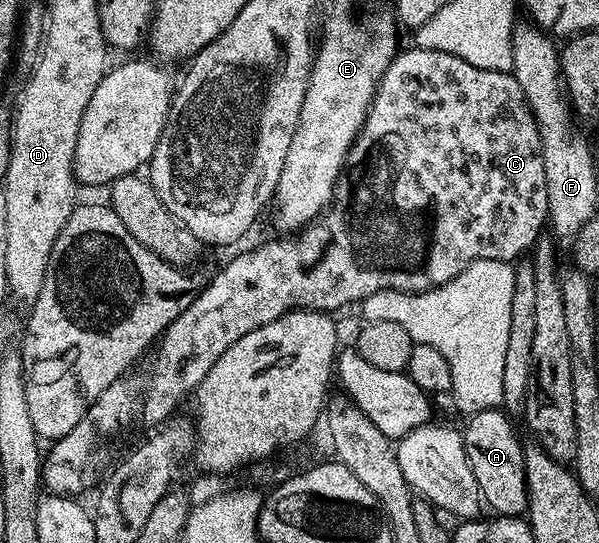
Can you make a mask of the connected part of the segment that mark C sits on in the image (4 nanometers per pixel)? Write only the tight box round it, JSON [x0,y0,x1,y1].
[40,47,550,495]

